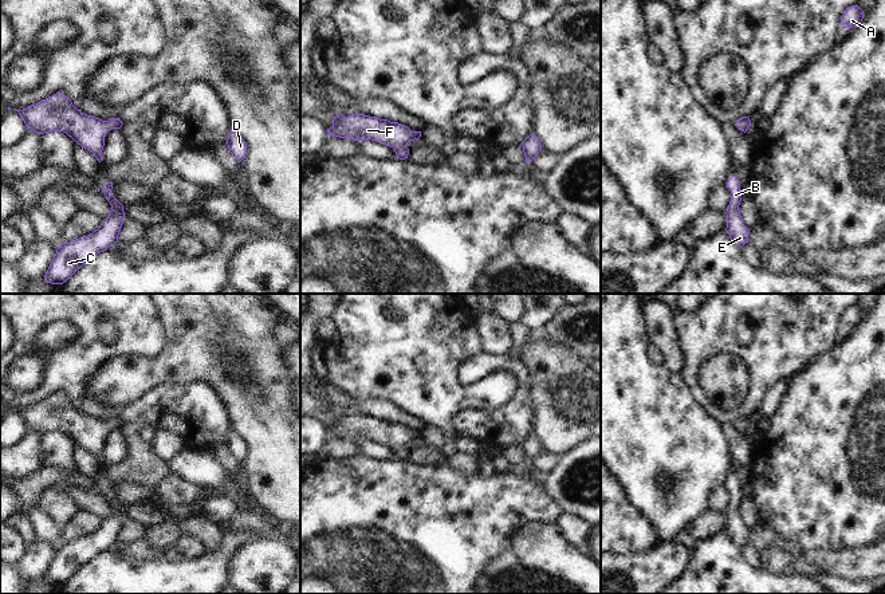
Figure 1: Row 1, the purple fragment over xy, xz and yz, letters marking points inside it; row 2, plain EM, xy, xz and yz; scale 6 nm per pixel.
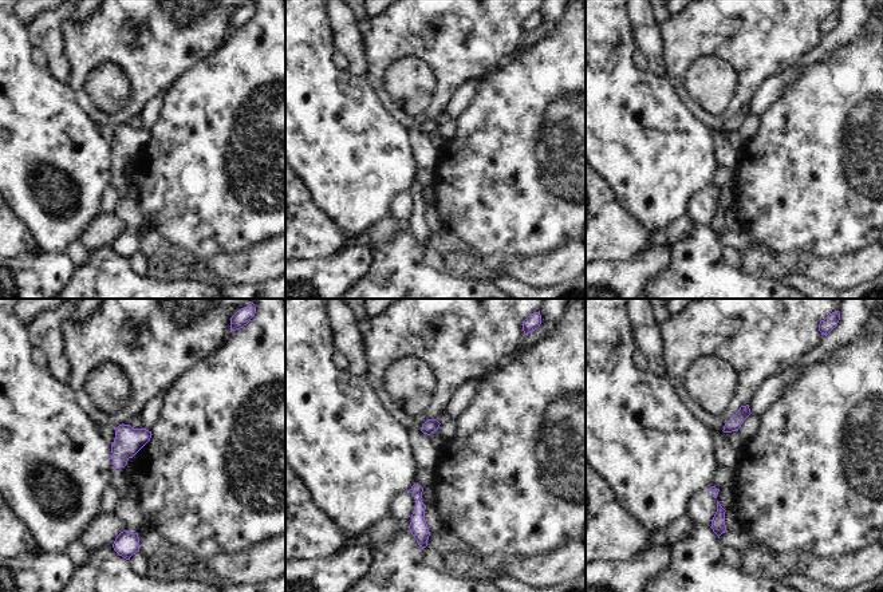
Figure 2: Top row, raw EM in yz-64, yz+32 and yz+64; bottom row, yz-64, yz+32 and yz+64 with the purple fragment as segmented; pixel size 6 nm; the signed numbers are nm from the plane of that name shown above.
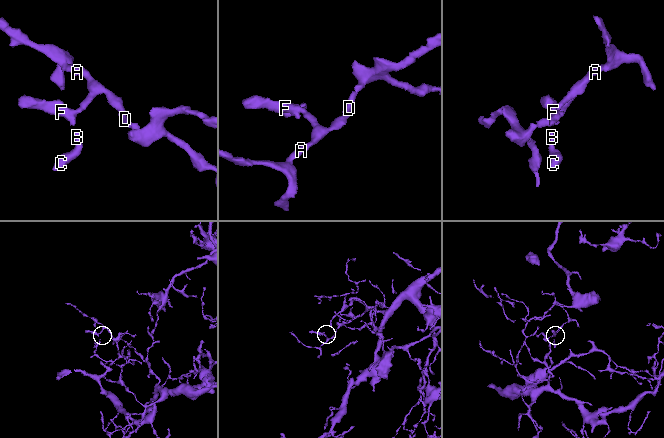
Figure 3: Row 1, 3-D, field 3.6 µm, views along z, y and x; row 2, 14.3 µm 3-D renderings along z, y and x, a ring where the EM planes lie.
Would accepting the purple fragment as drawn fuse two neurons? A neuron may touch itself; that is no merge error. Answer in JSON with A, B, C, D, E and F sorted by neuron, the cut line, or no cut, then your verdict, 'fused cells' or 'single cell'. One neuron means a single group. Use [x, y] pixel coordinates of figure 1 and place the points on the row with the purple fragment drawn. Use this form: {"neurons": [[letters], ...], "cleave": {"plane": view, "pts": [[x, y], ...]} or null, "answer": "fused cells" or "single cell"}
{"neurons": [["A", "B", "C", "D", "E", "F"]], "cleave": null, "answer": "single cell"}

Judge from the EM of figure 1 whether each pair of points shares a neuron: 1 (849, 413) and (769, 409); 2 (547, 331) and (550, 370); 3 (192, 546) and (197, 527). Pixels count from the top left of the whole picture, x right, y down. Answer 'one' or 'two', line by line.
1: two
2: two
3: two

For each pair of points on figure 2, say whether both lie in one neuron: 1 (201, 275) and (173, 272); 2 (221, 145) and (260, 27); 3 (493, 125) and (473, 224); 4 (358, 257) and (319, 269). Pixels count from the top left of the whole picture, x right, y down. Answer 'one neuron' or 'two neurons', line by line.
1: one neuron
2: one neuron
3: one neuron
4: one neuron

